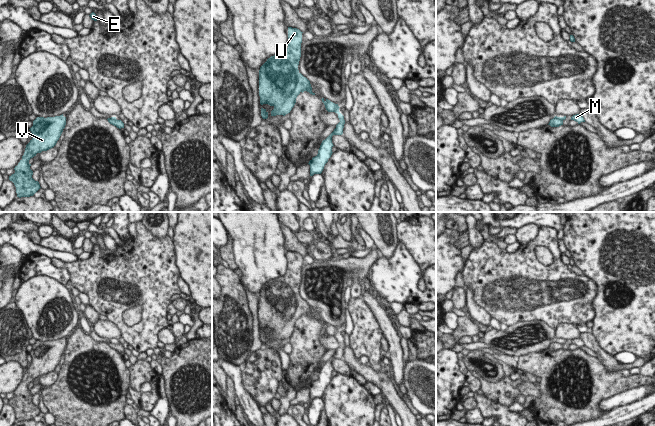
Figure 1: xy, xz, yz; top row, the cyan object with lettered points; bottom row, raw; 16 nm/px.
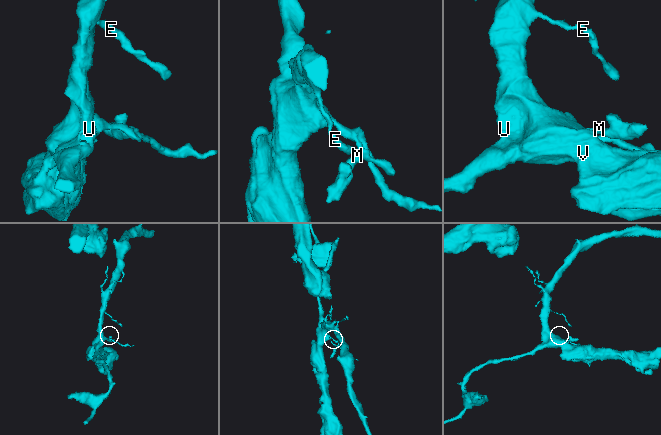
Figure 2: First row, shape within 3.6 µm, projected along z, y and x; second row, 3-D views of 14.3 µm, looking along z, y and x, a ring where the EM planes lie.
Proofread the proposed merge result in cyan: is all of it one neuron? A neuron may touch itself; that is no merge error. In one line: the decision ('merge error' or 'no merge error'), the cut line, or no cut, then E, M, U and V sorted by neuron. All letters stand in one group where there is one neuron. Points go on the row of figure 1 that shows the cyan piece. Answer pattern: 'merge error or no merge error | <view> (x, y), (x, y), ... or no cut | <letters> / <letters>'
merge error | yz (559, 117), (562, 120) | E U V / M

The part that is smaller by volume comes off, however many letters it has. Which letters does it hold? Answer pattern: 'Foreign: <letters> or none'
Foreign: M

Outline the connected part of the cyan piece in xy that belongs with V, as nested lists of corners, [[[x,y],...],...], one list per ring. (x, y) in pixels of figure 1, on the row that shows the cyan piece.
[[[37,117],[33,126],[29,129],[33,138],[26,145],[22,159],[15,166],[15,173],[9,176],[16,187],[17,197],[33,196],[41,187],[38,181],[32,178],[33,171],[30,169],[29,160],[37,153],[53,148],[59,140],[66,125],[66,117]]]

